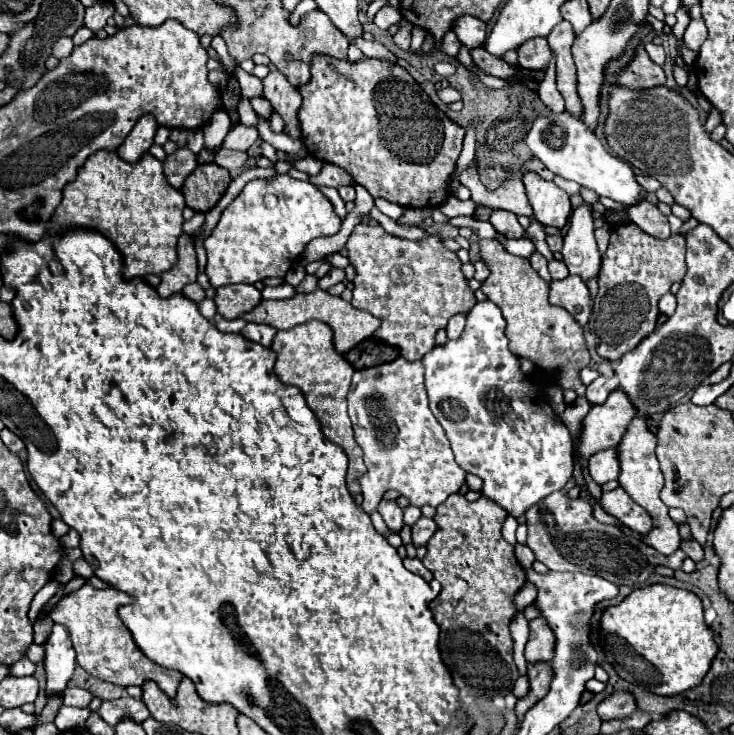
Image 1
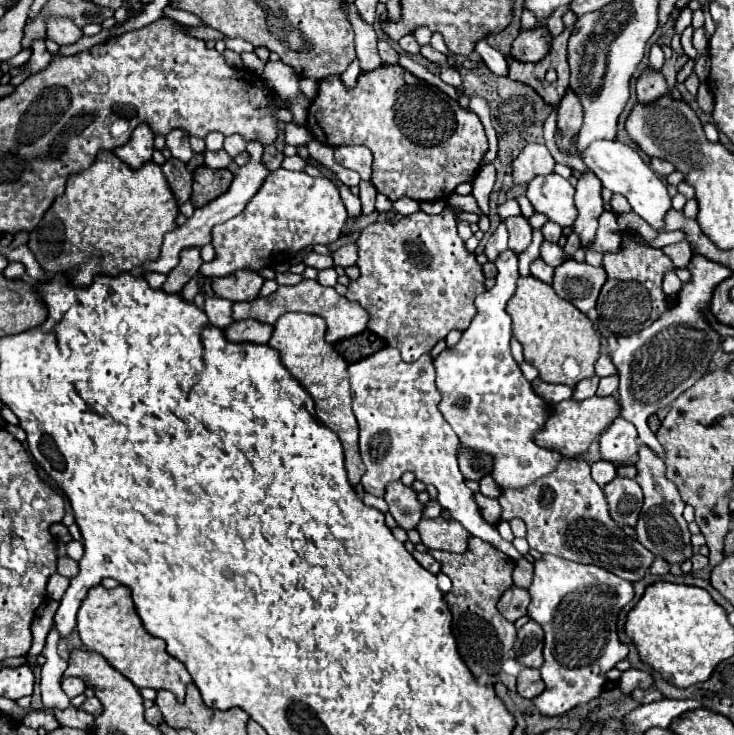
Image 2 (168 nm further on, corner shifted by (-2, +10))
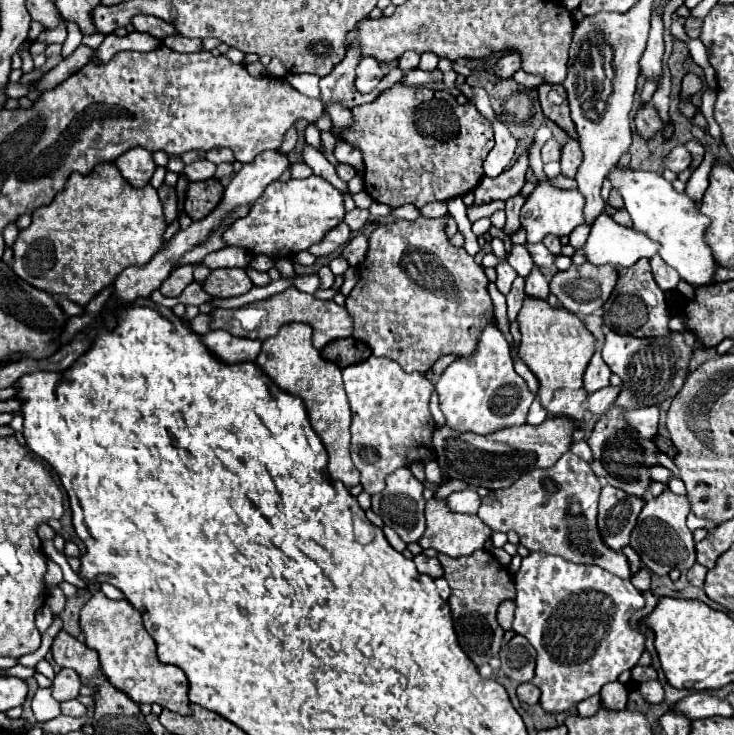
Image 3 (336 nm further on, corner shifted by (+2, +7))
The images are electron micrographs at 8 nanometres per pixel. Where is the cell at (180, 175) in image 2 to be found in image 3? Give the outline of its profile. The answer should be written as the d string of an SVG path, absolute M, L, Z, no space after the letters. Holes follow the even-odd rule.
M162 185L160 189L158 189L158 195L160 195L160 201L162 201L162 205L164 205L164 217L166 217L166 223L170 225L174 219L176 219L176 191L174 189L170 189L170 187L166 187L166 185Z

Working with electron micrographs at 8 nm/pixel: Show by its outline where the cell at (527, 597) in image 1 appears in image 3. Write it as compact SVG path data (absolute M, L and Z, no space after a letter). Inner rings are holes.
M504 601L498 609L498 623L504 631L512 629L512 619L514 619L514 601Z

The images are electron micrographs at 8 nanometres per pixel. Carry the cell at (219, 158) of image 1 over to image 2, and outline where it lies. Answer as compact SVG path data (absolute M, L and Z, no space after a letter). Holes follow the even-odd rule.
M224 148L218 150L218 152L206 152L204 154L204 164L208 168L228 168L230 162L232 162L232 158Z

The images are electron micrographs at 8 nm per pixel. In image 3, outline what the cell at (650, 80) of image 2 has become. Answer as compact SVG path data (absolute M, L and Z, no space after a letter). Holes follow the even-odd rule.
M642 105L642 107L638 109L638 113L636 113L634 123L636 123L636 131L638 131L640 137L644 137L646 141L654 139L656 133L664 129L664 123L662 123L660 117L658 117L658 111L656 111L652 105Z

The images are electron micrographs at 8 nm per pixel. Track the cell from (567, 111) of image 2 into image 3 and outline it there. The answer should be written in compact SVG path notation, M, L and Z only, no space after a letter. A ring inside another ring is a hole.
M568 139L568 143L562 147L562 159L560 159L560 163L562 163L562 173L566 177L574 179L580 163L582 163L582 149L580 149L578 141Z

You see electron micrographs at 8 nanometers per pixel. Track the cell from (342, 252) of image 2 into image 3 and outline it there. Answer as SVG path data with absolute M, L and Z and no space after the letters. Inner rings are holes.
M358 233L358 235L344 247L342 255L348 259L348 263L350 263L352 267L356 267L356 265L360 265L362 259L366 257L366 251L368 251L368 237L362 235L362 233Z

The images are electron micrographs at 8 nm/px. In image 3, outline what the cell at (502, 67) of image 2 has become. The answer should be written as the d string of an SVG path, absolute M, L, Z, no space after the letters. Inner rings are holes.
M522 69L516 71L514 79L518 79L518 83L522 83L524 87L532 87L532 89L536 89L536 87L540 87L540 85L546 83L546 79L542 79L540 75L530 75L530 73L522 71Z

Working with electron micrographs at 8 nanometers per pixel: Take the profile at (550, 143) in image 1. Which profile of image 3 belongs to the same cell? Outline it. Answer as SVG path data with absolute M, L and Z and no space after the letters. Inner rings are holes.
M614 169L610 173L610 181L614 189L618 189L620 195L624 197L624 207L634 221L634 229L660 243L658 255L672 269L676 269L686 283L694 287L712 285L718 267L712 249L704 241L704 233L710 225L710 219L700 213L698 205L686 193L674 191L672 183L668 183L658 173Z

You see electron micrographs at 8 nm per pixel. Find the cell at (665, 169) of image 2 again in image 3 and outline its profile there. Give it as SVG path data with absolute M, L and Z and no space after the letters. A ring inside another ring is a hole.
M678 145L678 147L664 159L664 167L666 167L666 169L672 169L672 171L676 171L676 173L682 173L690 163L692 163L692 153L690 153L684 145Z

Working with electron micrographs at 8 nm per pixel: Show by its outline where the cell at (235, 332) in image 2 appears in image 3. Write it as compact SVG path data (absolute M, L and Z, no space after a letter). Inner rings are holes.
M208 331L200 337L212 355L218 355L224 363L246 363L254 361L260 353L262 341L234 337L226 331Z

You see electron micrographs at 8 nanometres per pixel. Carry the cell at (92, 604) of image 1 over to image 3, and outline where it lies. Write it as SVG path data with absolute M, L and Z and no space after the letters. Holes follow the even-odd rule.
M102 591L94 593L92 599L82 607L80 627L86 635L86 645L96 649L100 655L102 673L106 679L126 693L134 703L158 703L164 709L176 711L180 715L192 715L188 701L186 675L174 667L164 665L156 657L156 643L142 625L142 615L126 599L112 601Z

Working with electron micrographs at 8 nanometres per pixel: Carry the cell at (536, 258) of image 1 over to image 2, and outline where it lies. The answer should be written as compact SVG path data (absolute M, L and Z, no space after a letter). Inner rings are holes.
M538 258L538 260L534 260L534 262L532 262L530 272L532 272L532 276L536 276L538 280L542 280L542 282L546 282L546 284L552 284L554 268L552 268L552 266L548 266L542 258Z

